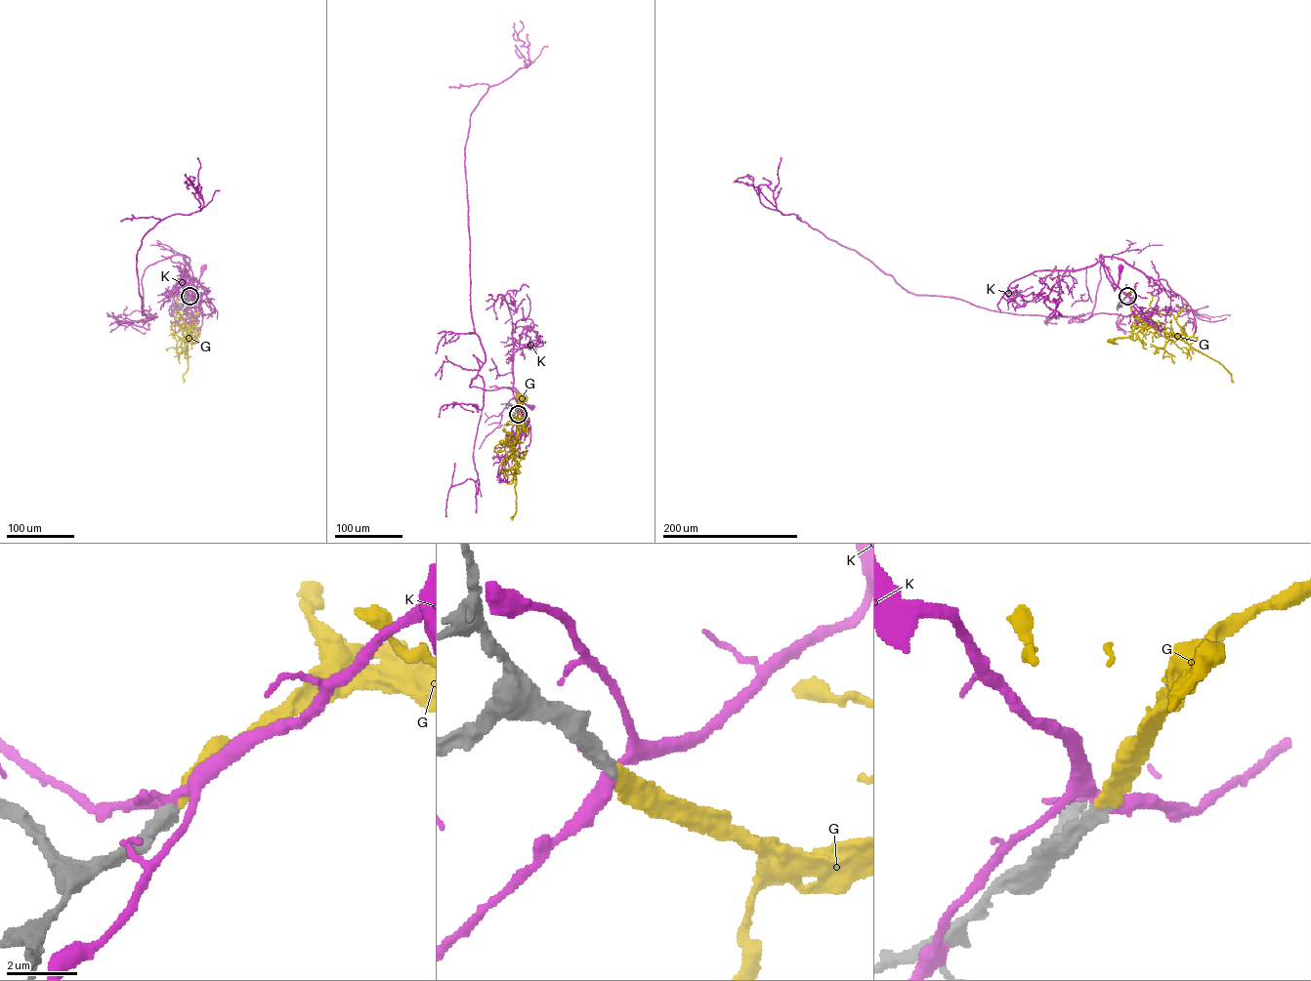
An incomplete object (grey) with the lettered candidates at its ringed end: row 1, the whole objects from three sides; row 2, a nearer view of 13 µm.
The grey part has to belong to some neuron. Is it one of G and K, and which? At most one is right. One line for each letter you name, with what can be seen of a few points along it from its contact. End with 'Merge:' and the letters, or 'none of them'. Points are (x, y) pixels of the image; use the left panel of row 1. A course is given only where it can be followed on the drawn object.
G: Its course: (190, 296), (195, 294), (199, 306), (189, 327), (195, 338), (191, 338), (193, 341)
Merge: G

